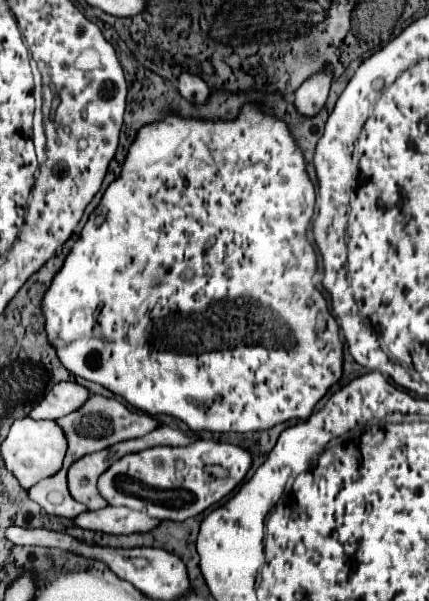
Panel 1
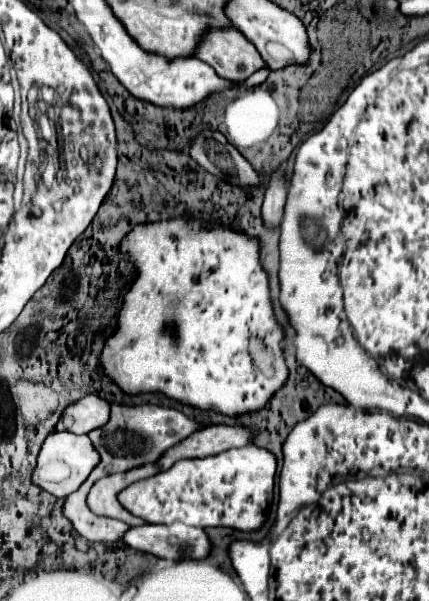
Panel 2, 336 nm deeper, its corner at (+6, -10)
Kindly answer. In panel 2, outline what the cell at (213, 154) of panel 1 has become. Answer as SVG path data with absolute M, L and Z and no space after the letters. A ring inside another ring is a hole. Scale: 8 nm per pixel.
M188 219L140 223L129 231L116 230L115 226L110 229L120 239L120 253L134 265L136 279L124 295L116 335L104 347L104 375L116 379L116 385L128 395L156 391L194 409L212 409L228 417L264 409L268 399L288 381L290 369L282 351L282 325L274 315L270 285L266 281L268 271L260 263L260 239L228 231L224 223L208 227L208 223L188 223ZM254 339L266 345L266 361L254 357L250 349Z

